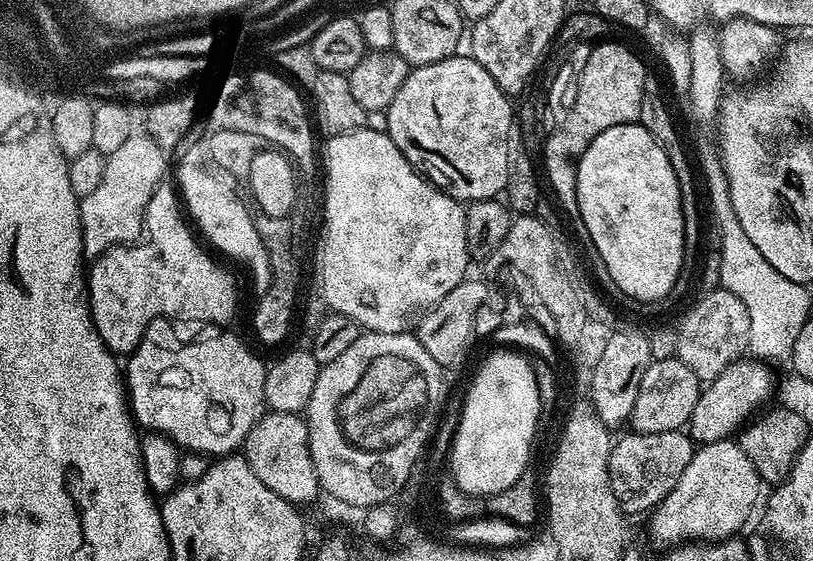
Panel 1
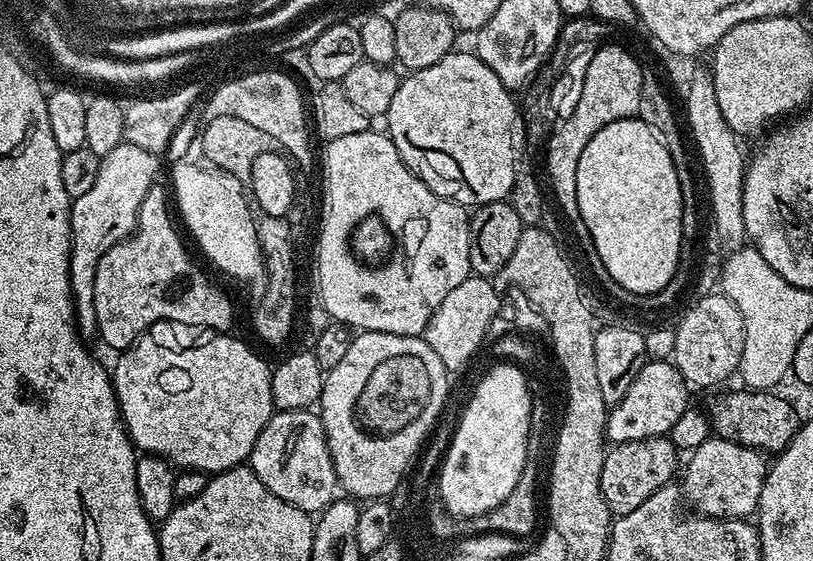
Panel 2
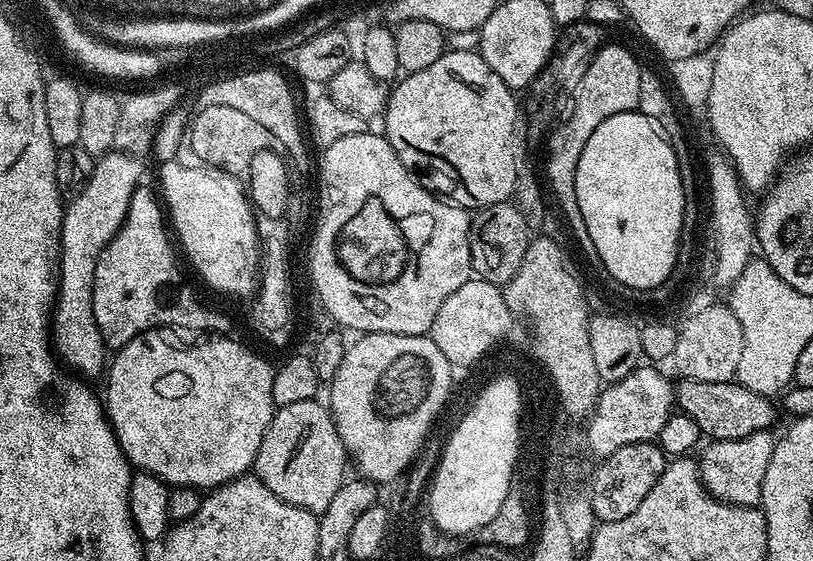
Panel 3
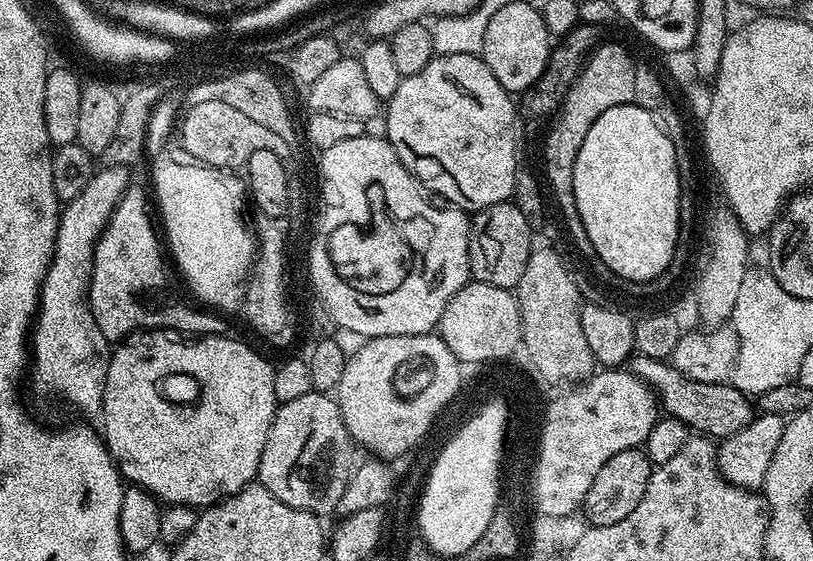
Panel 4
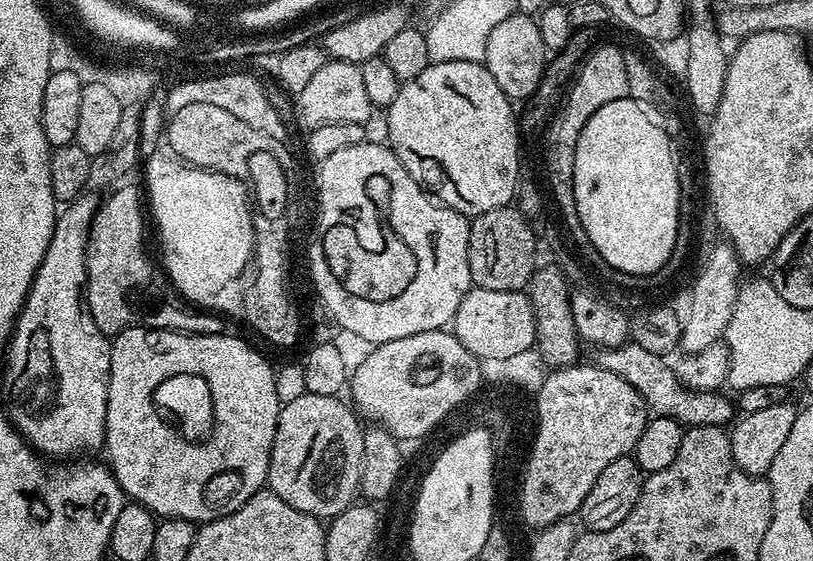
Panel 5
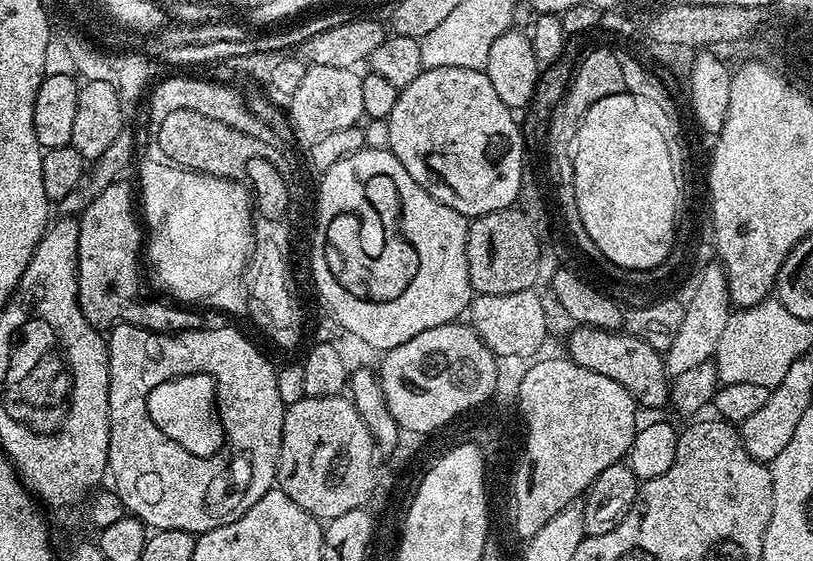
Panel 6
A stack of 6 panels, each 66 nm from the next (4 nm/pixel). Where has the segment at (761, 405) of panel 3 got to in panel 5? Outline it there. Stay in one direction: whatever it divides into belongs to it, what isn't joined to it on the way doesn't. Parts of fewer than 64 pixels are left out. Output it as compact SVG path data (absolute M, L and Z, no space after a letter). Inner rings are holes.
M631 342L617 348L602 348L595 354L597 356L594 360L599 367L610 370L610 374L618 374L618 378L626 378L626 382L630 382L630 386L638 390L652 416L669 416L688 428L728 426L733 423L734 404L723 396L723 391L695 392L692 388L687 388L677 378L675 367L671 363L667 364L669 361L665 357L650 354L650 350Z

